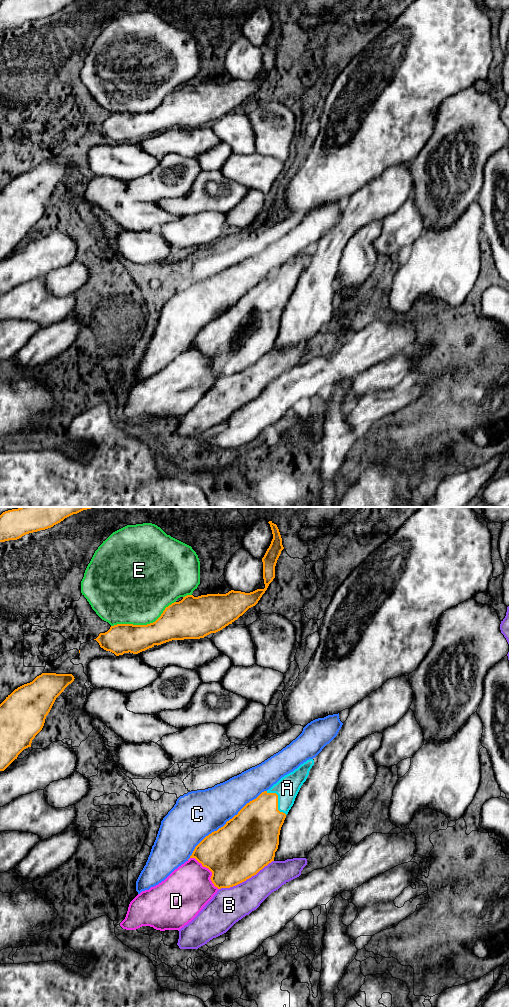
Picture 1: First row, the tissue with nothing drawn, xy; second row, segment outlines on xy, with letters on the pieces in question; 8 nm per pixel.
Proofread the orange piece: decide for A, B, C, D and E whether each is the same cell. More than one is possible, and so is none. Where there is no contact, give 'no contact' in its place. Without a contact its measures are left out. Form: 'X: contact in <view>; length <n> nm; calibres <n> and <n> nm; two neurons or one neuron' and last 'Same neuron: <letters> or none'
A: contact in xy; length 260 nm; calibres 380 and 190 nm; one neuron
B: contact in xy; length 500 nm; calibres 460 and 280 nm; two neurons
C: contact in xy; length 850 nm; calibres 460 and 380 nm; two neurons
D: contact in xy; length 340 nm; calibres 460 and 380 nm; two neurons
E: contact in xy; length 550 nm; calibres 280 and 480 nm; two neurons
Same neuron: A

